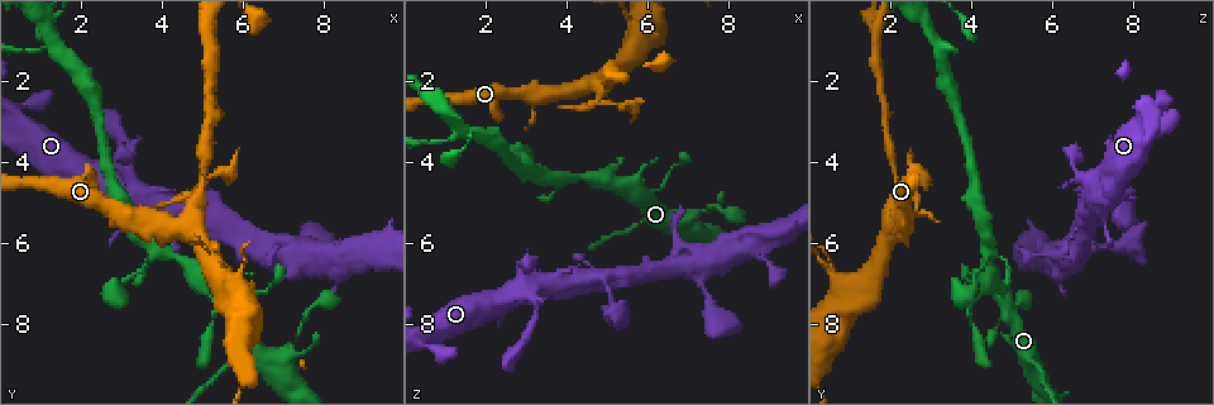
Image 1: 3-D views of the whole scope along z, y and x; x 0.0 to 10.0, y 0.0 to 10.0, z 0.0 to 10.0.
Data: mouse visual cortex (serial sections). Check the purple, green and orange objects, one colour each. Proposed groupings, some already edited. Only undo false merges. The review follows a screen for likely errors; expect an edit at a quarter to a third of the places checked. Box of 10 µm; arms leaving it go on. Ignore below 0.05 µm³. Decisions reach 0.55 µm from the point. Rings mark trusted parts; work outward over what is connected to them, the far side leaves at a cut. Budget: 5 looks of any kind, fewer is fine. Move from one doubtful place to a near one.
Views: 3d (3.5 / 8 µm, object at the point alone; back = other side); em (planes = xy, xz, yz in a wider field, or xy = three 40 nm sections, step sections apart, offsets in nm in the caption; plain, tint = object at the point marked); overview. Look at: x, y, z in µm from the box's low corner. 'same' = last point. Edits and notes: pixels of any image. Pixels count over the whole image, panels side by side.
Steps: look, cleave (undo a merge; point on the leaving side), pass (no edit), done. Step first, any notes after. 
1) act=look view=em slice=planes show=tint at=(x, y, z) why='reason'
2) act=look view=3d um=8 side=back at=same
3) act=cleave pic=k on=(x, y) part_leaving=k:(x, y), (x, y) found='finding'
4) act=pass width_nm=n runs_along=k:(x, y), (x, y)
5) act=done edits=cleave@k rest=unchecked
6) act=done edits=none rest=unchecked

act=look view=3d um=3.5 at=(1.35, 1.15, 3.25) why='three-way junction'

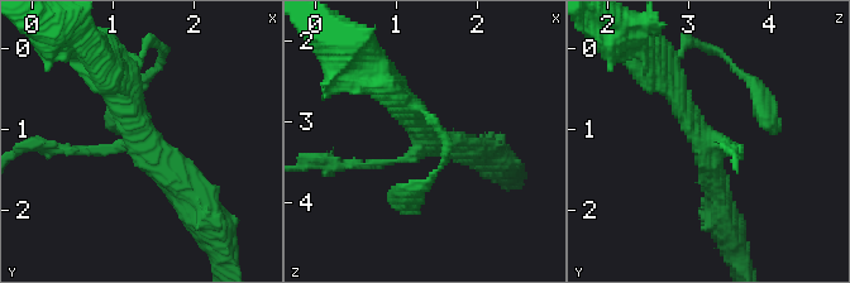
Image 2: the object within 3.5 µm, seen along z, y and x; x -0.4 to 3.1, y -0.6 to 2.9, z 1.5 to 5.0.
act=look view=em slice=xy step=5 show=plain at=(1.35, 1.15, 3.25) arms=3 arm_widths_nm=100,300,350

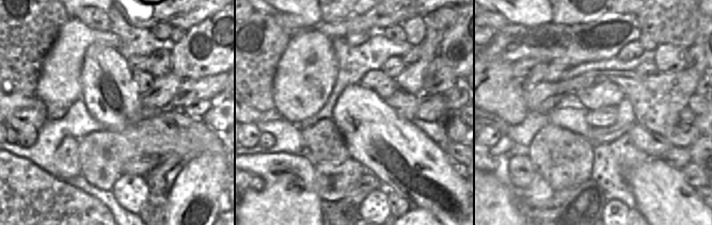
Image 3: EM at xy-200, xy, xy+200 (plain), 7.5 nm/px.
act=look view=em slice=xy step=5 show=tint at=same

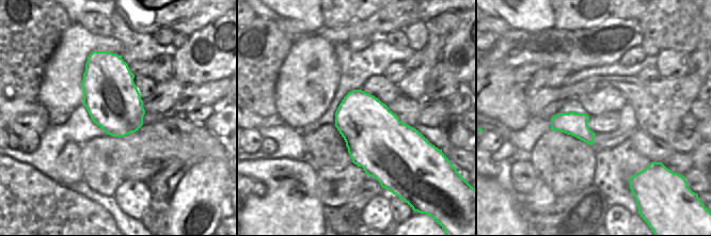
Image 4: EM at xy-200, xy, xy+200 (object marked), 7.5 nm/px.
act=pass runs_along=2:(201, 205), (143, 143), (115, 77) found='one cell here'

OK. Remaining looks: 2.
act=look view=em slice=xy step=5 show=tint at=(5.05, 4.65, 2.15) why='calibre changes'

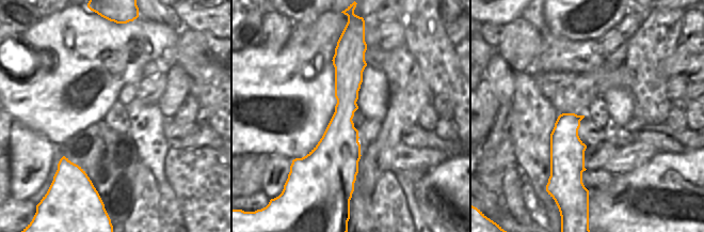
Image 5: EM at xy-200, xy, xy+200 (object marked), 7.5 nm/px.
act=look view=3d um=3.5 at=same why='see where the arms go'

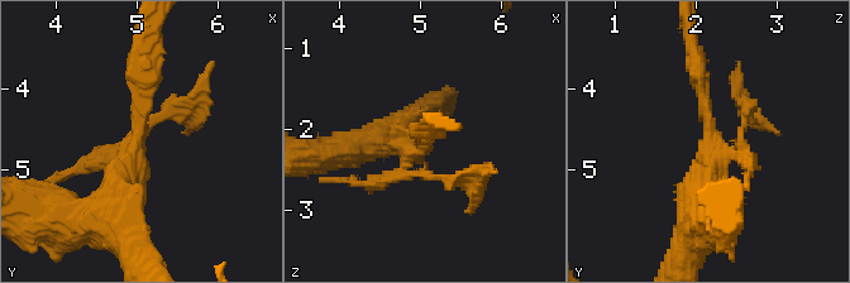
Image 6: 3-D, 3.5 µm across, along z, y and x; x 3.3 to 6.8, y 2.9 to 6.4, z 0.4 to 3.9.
act=cleave pic=6 on=(353, 181) width_nm=300 part_leaving=6:(406, 172), (442, 180), (488, 172) found='two cells meet here'

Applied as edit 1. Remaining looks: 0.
act=done edits=cleave@6 rest=unchecked

